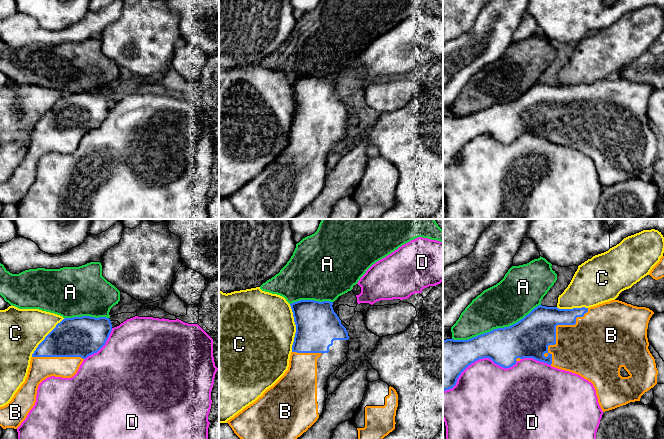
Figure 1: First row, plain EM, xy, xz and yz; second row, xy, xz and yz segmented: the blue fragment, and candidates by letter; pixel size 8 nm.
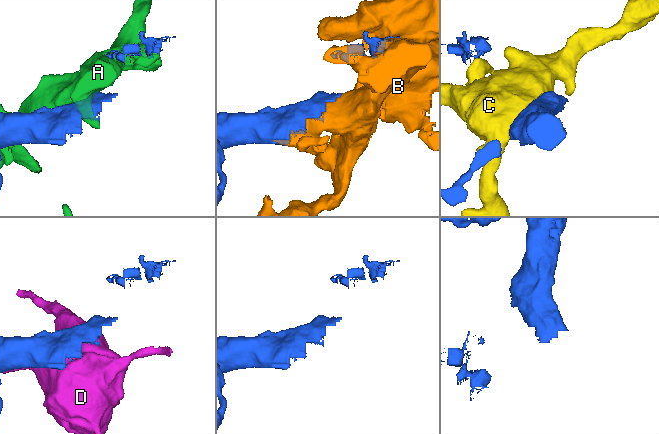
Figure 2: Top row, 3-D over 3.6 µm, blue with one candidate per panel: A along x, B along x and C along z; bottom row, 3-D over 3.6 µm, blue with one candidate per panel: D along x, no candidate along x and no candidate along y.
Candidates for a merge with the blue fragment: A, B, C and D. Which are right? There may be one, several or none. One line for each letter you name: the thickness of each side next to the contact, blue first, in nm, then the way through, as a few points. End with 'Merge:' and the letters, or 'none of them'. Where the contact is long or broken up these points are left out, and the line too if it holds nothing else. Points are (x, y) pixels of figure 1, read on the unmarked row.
Merge: none of them

